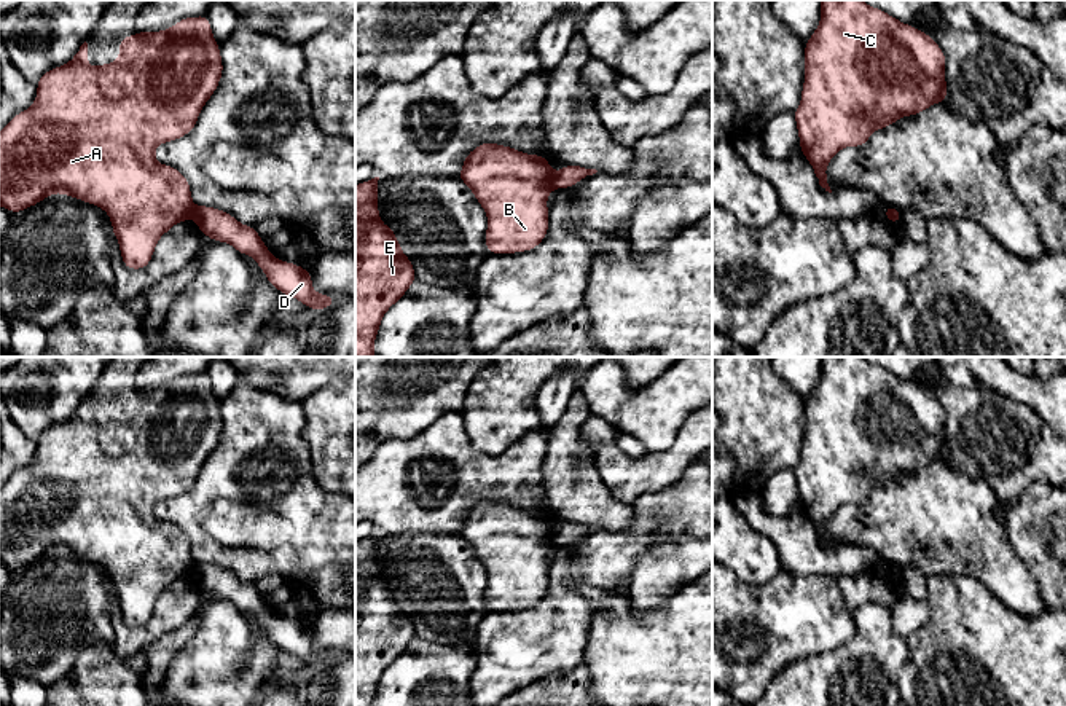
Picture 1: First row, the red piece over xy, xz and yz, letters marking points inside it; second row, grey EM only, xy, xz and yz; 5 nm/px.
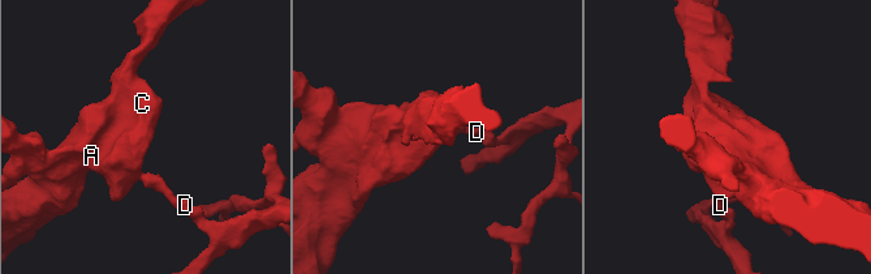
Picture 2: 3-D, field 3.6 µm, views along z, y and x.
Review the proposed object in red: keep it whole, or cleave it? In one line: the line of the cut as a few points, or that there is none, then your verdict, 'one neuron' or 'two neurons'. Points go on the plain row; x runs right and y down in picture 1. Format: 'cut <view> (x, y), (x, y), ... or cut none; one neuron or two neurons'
cut xz (555, 531), (553, 545); two neurons

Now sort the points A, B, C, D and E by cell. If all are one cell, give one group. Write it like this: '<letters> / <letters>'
A B C E / D

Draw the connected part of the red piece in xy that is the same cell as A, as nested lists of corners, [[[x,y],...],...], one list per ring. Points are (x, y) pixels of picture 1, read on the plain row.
[[[207,371],[183,375],[161,389],[123,394],[120,414],[99,424],[88,421],[84,398],[70,419],[40,433],[33,462],[14,472],[0,489],[0,563],[18,571],[56,550],[97,563],[110,574],[124,623],[147,625],[161,593],[175,580],[194,575],[198,566],[191,556],[190,539],[174,523],[158,520],[155,505],[194,486],[221,432],[220,402],[212,392]]]

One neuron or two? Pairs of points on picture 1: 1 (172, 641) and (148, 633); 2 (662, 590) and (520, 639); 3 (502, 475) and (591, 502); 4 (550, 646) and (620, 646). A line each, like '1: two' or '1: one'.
1: two
2: two
3: two
4: two

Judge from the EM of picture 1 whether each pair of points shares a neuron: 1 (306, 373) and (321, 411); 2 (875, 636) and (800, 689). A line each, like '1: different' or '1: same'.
1: different
2: same

